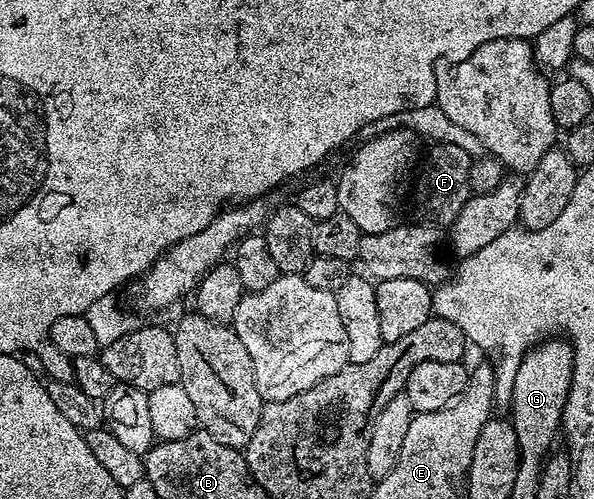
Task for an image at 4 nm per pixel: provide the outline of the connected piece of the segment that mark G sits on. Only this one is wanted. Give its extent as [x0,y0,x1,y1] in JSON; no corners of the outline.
[509,336,575,450]

